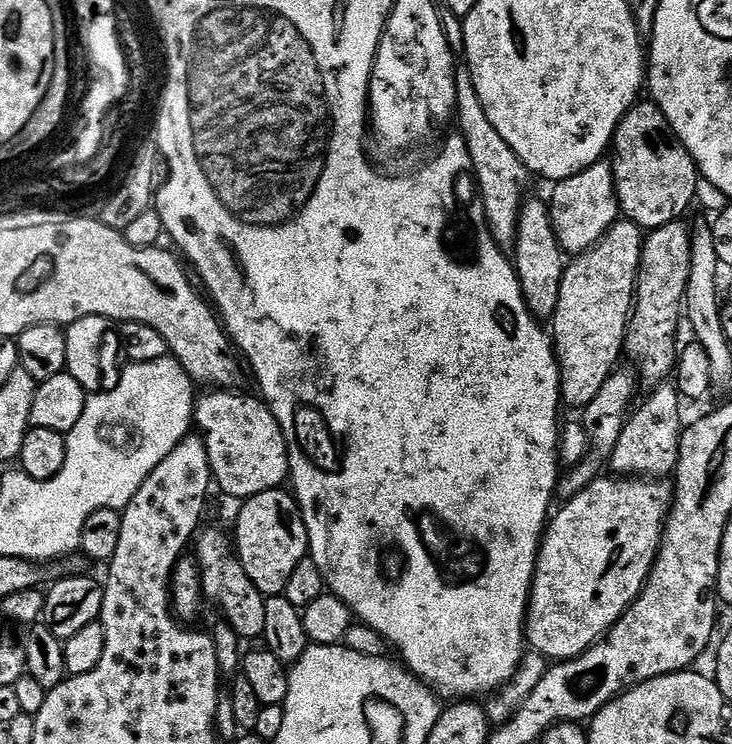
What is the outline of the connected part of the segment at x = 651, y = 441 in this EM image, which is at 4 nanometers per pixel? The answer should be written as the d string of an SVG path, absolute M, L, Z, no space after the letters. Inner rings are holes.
M664 382L651 389L652 393L639 401L640 409L633 411L624 422L624 429L610 457L610 468L620 478L668 478L676 471L680 457L680 404L682 397L672 382Z

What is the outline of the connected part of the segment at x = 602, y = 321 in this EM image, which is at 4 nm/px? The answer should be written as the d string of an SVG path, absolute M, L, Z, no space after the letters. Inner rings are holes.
M619 219L612 229L592 248L579 253L576 260L567 265L562 278L562 294L558 294L556 313L550 318L550 335L556 349L556 360L560 363L560 394L565 405L576 410L584 409L594 394L617 371L616 364L622 360L624 337L634 307L636 274L640 270L640 259L644 249L645 233L632 220Z

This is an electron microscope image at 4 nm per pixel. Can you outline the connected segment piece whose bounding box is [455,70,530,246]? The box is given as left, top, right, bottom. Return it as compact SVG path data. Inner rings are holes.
M466 70L456 74L455 115L458 120L460 116L459 131L470 150L472 168L476 171L476 186L484 202L488 225L502 246L511 245L515 241L520 207L527 195L525 192L530 181L528 167L520 161L518 154L514 154L514 150L510 150L510 146L506 146L502 134L490 126L490 118L486 118L486 110L482 110L482 102L478 102L472 75Z

